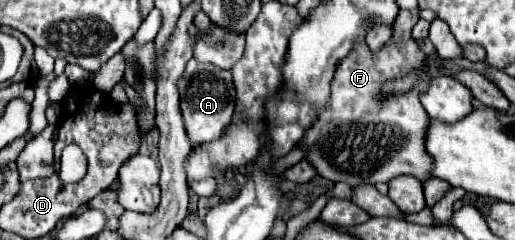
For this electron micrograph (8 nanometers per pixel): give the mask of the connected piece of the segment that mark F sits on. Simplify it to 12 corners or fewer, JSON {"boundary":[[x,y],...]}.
{"boundary":[[414,40],[356,44],[302,138],[322,178],[430,178]]}

